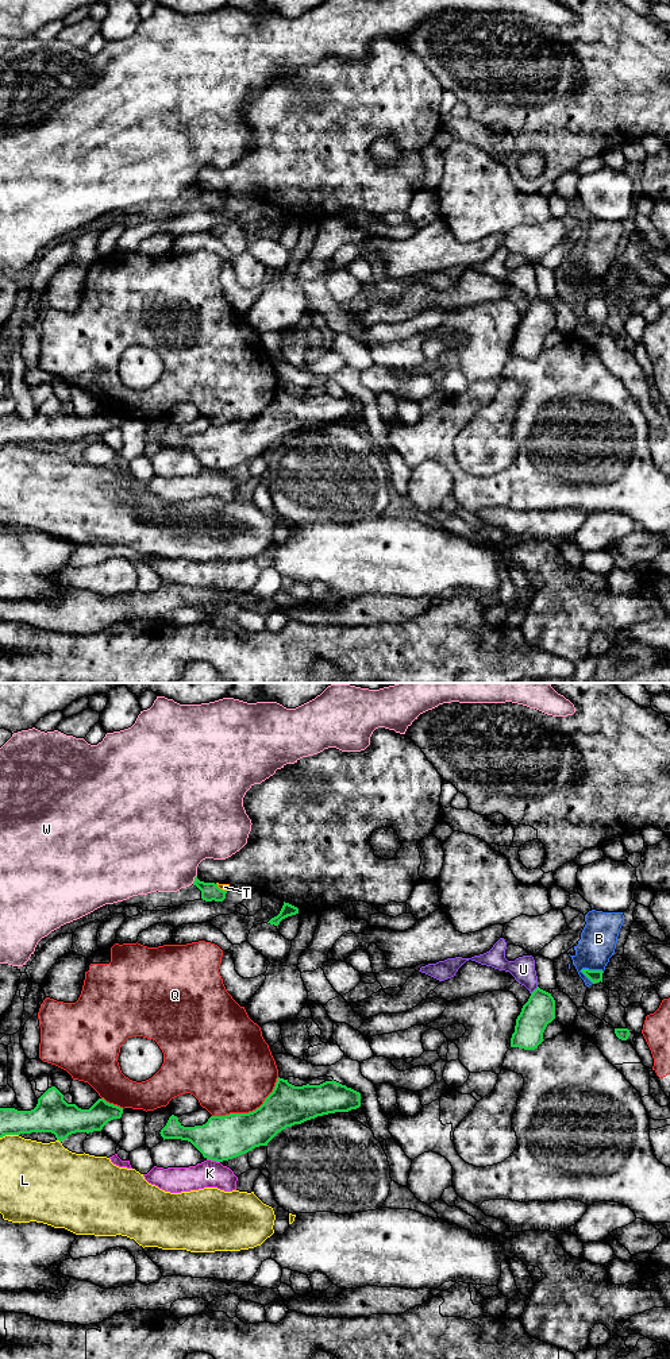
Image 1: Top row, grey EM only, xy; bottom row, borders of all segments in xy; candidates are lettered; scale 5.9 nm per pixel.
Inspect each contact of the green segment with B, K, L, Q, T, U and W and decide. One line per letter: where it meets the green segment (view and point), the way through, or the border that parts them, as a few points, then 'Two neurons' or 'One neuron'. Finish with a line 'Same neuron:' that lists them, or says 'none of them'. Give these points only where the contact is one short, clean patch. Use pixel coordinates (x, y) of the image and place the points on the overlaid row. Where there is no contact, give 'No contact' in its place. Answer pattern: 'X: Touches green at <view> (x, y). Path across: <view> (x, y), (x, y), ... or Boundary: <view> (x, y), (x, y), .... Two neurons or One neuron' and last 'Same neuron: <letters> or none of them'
B: Touches green at xy (592, 971). Two neurons
K: Touches green at xy (214, 1159). Two neurons
L: Touches green at xy (8, 1134). Two neurons
Q: Touches green at xy (250, 1112). Two neurons
T: Touches green at xy (219, 888). Boundary: xy (216, 883), (226, 891). Two neurons
U: Touches green at xy (534, 991). Boundary: xy (538, 987), (531, 993). Two neurons
W: Touches green at xy (195, 879). Two neurons
Same neuron: none of them

